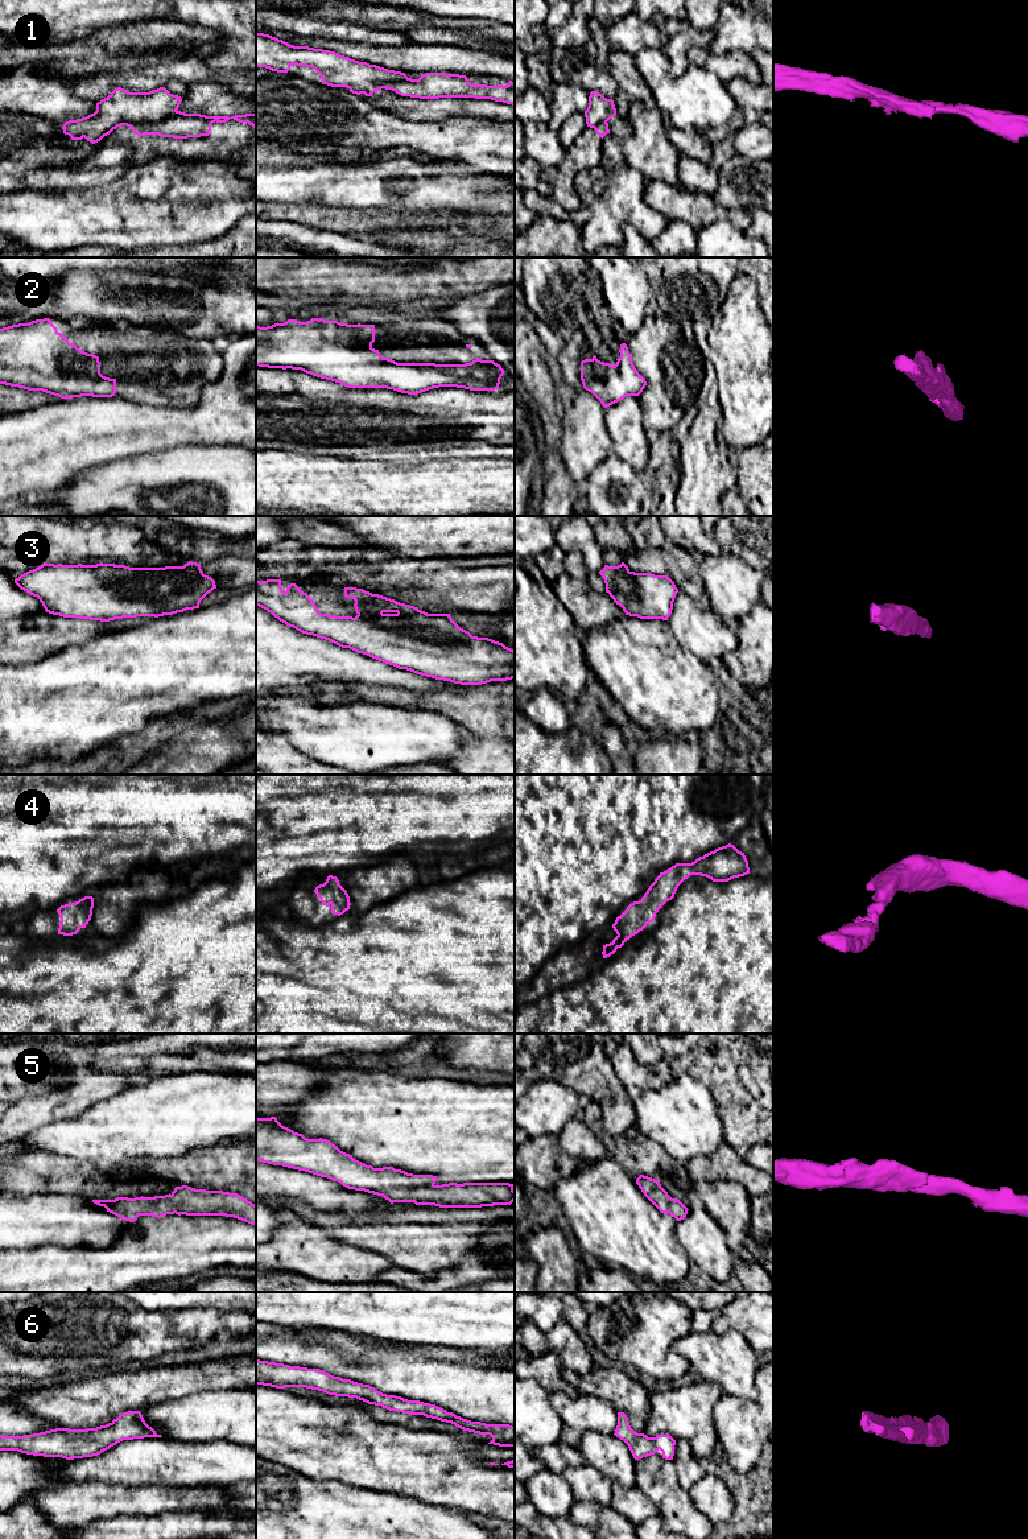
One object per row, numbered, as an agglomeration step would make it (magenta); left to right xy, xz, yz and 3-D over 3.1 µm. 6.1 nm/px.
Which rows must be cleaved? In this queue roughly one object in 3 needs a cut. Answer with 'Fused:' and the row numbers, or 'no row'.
Fused: 1

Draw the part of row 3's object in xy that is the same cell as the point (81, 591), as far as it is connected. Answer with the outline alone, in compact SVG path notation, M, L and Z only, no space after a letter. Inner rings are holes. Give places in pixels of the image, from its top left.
M46 564L21 574L15 583L37 597L46 612L63 618L110 622L136 616L164 616L199 608L201 601L216 589L201 565L129 568L115 564L62 565Z

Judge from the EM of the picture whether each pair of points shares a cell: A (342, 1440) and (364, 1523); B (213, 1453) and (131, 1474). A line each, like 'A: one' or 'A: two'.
A: two
B: one

